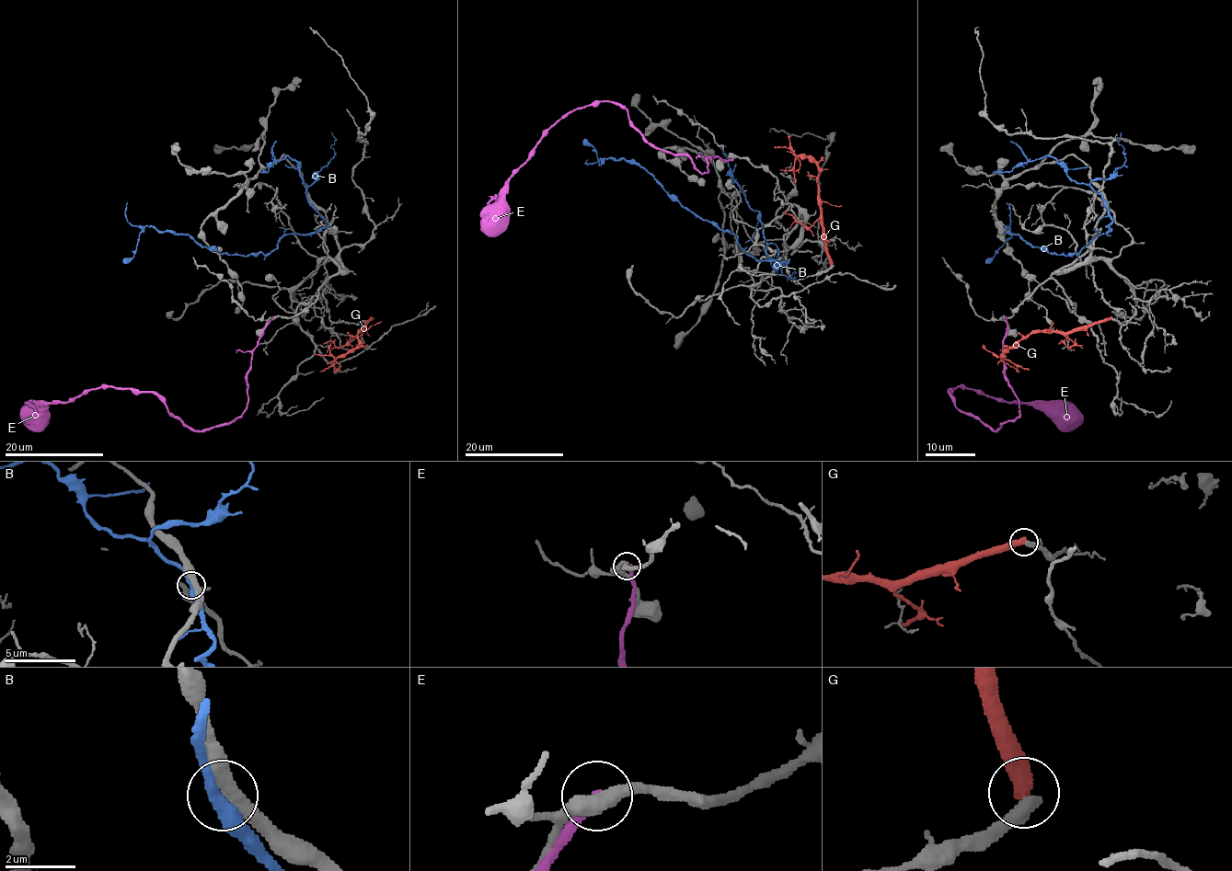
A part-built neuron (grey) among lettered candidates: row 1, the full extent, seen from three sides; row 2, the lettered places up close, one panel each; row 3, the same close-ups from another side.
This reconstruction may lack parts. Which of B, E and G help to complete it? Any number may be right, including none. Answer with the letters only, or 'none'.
B

